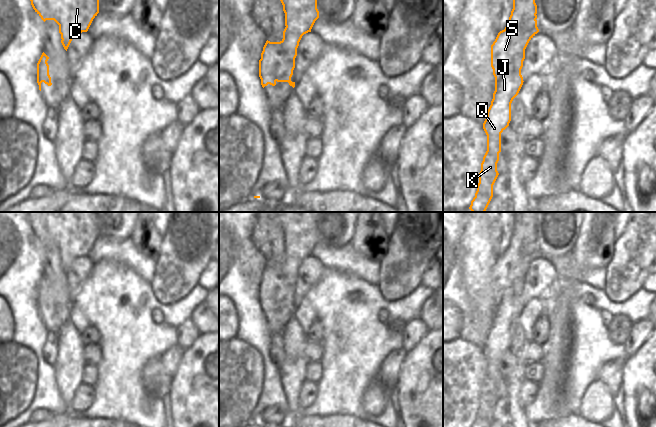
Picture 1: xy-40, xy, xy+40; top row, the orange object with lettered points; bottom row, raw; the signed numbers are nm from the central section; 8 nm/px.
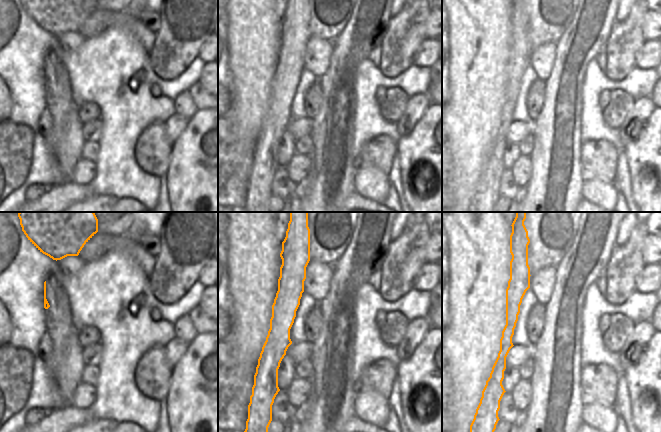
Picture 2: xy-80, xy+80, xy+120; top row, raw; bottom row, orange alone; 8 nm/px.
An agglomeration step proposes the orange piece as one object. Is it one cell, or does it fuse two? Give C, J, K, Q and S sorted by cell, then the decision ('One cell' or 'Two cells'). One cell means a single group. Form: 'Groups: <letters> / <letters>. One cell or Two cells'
Groups: C / J K Q S. Two cells

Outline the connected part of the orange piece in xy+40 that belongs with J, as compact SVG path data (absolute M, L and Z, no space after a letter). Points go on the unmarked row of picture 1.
M513 212L515 221L509 245L504 254L500 255L491 269L491 291L495 301L495 315L483 353L487 359L487 375L481 387L479 407L475 421L471 427L490 427L493 421L493 409L499 399L497 387L501 376L501 357L509 350L511 345L511 327L518 319L523 301L521 293L525 283L525 273L529 265L539 256L537 251L537 229L535 227L535 212Z

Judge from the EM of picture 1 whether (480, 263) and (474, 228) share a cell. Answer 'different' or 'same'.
same

